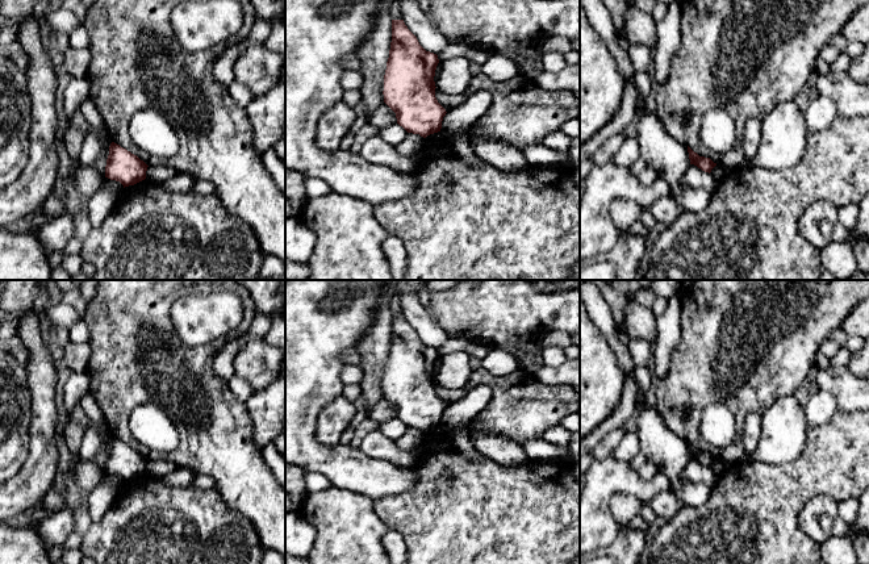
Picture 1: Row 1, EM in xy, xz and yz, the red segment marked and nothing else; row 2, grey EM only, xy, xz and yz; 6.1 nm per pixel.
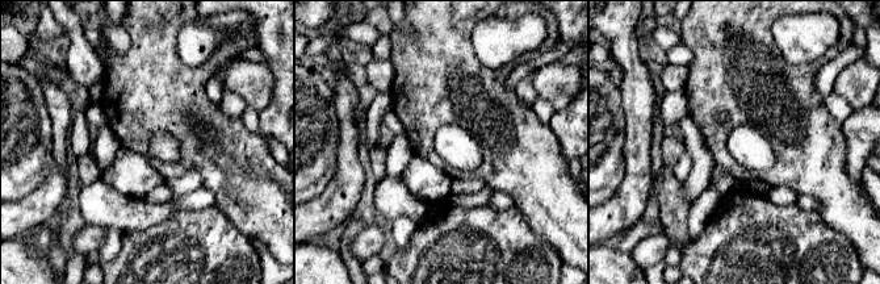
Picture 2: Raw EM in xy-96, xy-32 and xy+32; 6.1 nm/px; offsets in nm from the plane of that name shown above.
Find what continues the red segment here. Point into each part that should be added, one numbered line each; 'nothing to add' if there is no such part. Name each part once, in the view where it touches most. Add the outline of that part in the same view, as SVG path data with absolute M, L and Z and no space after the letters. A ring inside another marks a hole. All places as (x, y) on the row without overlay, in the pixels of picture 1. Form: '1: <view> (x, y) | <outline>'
nothing to add

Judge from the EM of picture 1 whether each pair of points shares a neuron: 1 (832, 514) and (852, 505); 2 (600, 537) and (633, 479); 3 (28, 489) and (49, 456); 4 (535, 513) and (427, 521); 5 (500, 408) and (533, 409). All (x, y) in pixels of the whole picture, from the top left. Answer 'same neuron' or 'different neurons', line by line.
1: different neurons
2: same neuron
3: same neuron
4: same neuron
5: same neuron

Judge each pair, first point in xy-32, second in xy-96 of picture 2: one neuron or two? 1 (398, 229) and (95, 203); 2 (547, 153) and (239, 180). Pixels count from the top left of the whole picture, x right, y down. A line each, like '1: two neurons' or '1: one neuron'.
1: two neurons
2: one neuron

